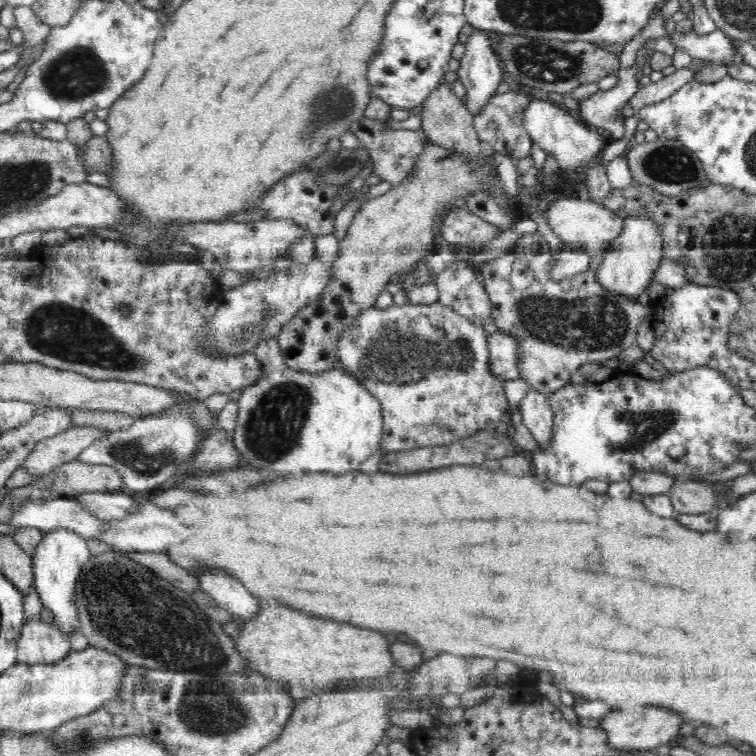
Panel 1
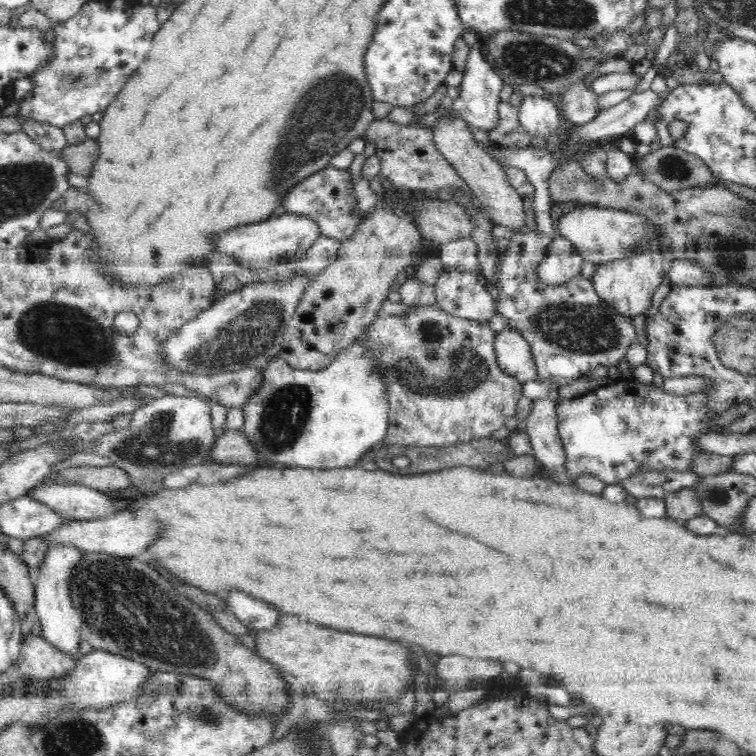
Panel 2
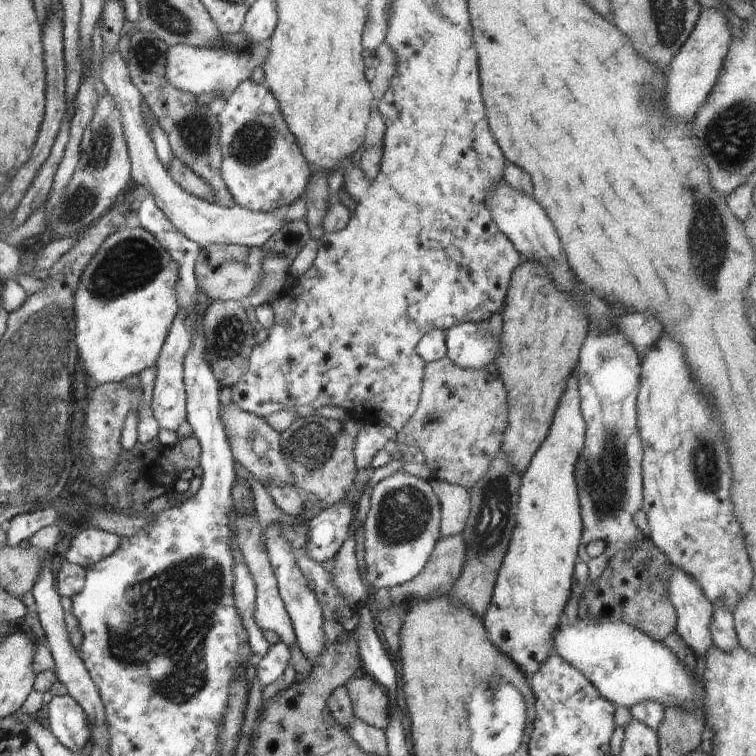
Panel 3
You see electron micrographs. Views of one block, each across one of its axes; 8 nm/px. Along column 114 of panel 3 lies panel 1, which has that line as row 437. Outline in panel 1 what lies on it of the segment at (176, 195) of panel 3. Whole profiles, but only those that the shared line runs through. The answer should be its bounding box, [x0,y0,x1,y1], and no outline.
[22,427,108,477]

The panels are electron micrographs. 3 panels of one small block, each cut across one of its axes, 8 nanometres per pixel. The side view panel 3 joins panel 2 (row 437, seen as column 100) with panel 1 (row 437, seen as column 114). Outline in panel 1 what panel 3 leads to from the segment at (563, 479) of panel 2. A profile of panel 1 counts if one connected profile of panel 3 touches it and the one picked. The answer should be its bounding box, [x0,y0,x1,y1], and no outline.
[517,389,554,447]

